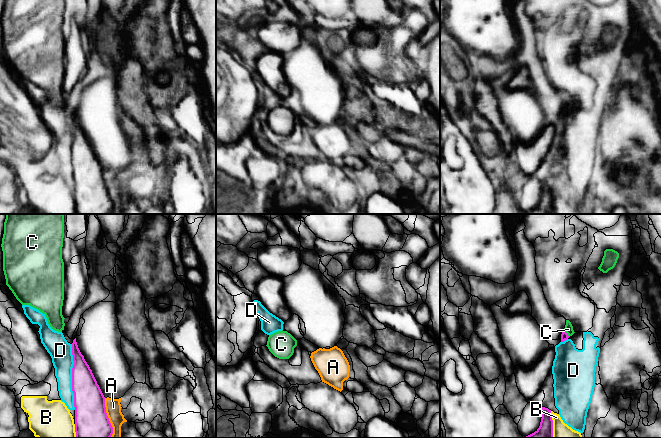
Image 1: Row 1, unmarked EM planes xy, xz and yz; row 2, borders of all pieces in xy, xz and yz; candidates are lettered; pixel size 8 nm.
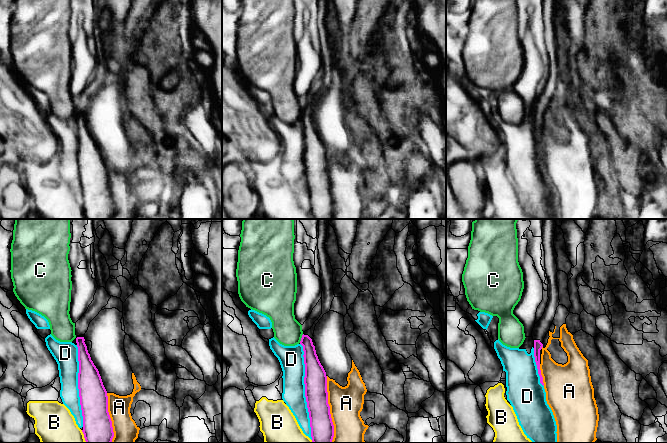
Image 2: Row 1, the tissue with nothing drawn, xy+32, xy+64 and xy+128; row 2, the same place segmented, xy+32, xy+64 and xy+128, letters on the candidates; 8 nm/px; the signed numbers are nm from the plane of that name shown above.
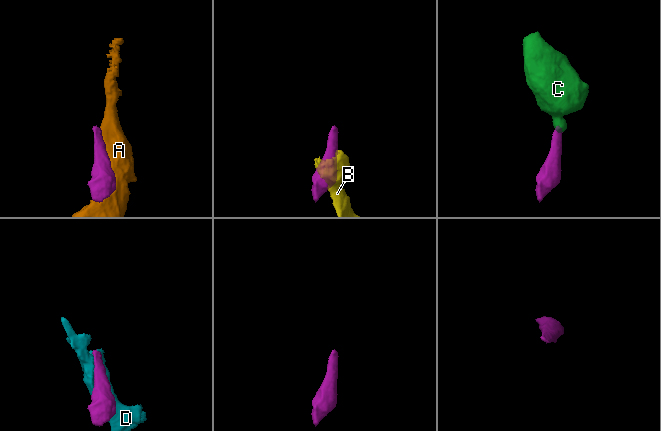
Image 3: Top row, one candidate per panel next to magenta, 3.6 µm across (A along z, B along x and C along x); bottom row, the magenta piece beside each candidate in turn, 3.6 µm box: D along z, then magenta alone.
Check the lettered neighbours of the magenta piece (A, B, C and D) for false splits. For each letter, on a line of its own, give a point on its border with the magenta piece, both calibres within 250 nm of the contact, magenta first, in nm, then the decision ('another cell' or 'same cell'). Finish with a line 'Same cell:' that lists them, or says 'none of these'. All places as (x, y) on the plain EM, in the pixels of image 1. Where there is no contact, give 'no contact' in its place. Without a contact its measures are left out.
A: xy (108, 194) | 300/130 nm | another cell
B: yz (552, 200) | 160/190 nm | another cell
C: yz (566, 109) | 60/70 nm | another cell
D: xy (72, 153) | 260/180 nm | another cell
Same cell: none of these

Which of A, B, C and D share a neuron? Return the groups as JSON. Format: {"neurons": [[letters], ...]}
{"neurons": [["A"], ["B"], ["C", "D"]]}

